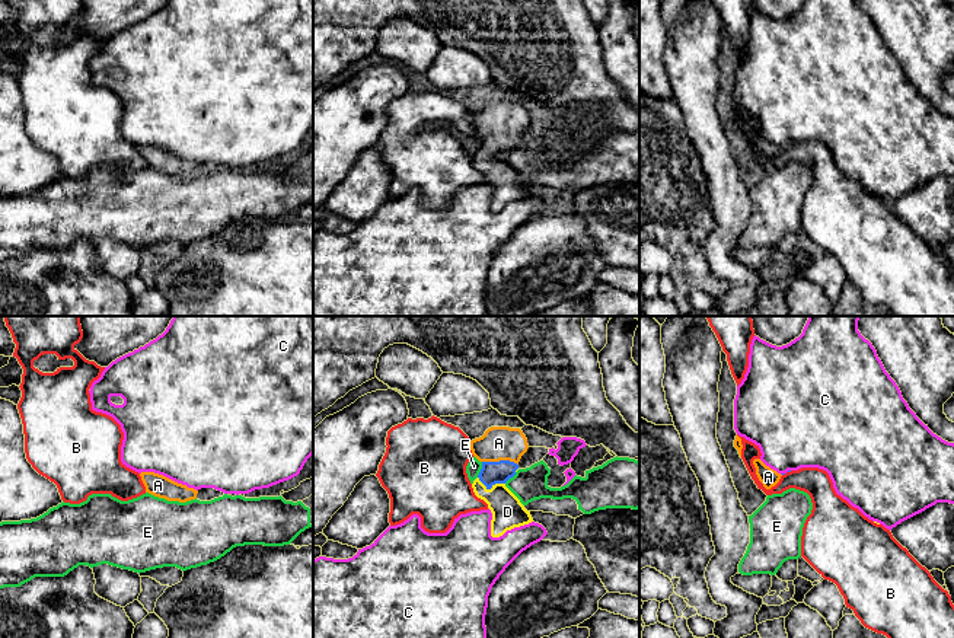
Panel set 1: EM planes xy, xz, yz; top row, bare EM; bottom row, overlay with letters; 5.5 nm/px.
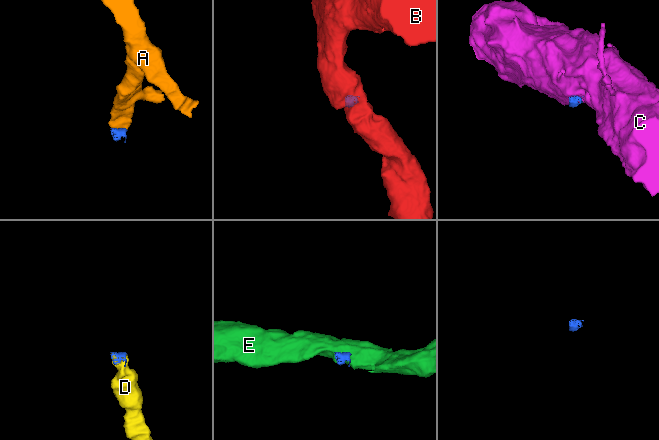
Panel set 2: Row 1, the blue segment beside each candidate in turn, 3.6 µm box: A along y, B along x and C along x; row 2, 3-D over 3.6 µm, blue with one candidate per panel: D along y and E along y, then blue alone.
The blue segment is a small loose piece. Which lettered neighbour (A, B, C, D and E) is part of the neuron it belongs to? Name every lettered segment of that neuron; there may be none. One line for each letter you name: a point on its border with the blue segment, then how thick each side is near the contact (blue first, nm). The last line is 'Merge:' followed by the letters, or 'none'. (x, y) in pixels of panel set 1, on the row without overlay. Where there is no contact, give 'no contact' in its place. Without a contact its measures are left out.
A: xz (500, 134) | 130/190 nm
D: xz (491, 160) | 130/180 nm
Merge: A, D

